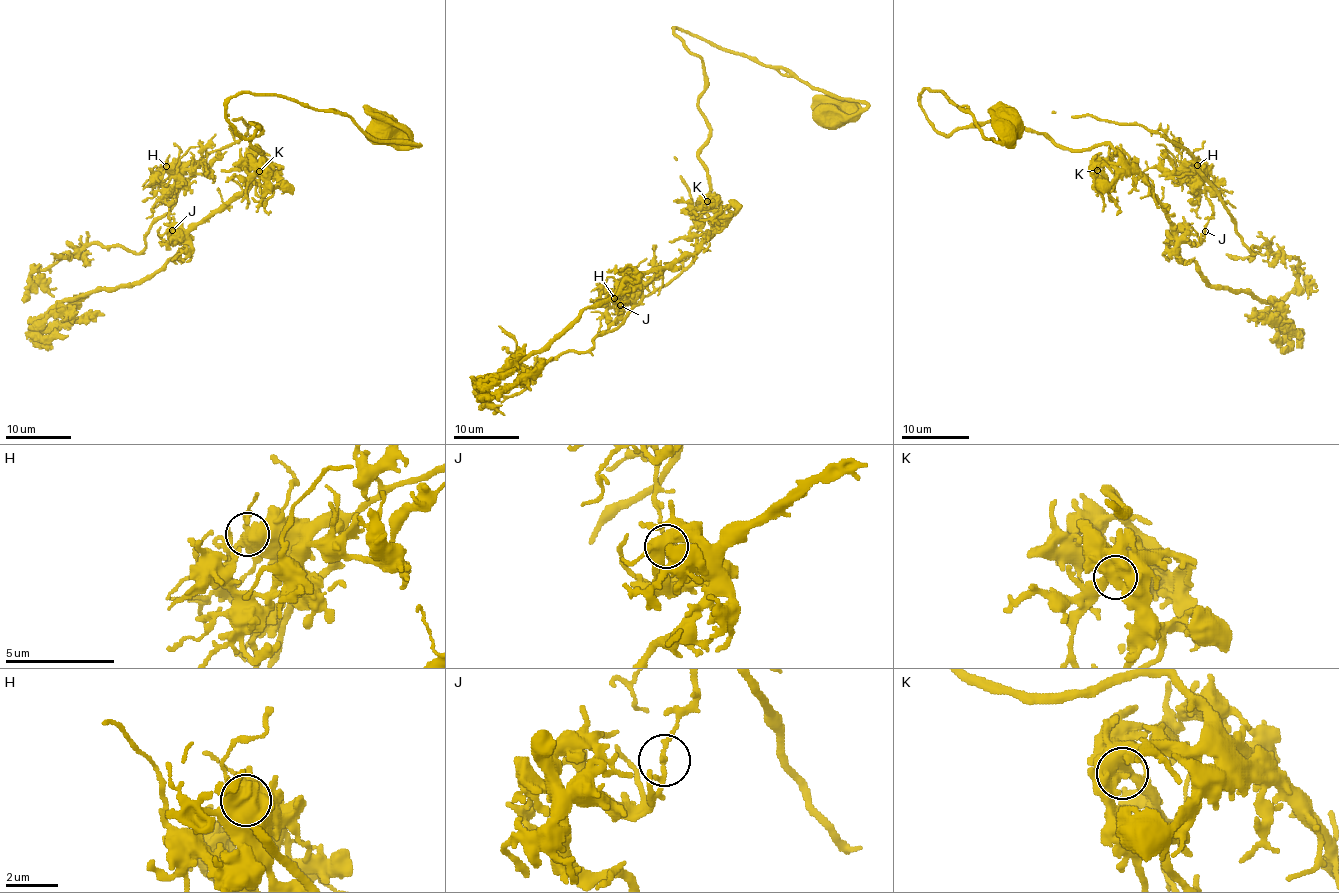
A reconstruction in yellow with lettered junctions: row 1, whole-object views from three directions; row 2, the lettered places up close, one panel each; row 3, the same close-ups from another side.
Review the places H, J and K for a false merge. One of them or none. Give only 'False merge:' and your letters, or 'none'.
False merge: J

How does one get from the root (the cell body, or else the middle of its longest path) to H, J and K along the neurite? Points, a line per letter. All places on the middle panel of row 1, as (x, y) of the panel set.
H: (830, 118), (867, 105), (674, 29), (705, 70), (712, 229), (641, 272), (618, 313), (614, 298)
J: (830, 118), (867, 105), (674, 29), (705, 70), (712, 229), (619, 305)
K: (830, 118), (850, 122), (867, 105), (674, 29), (705, 70), (700, 219), (707, 201)

